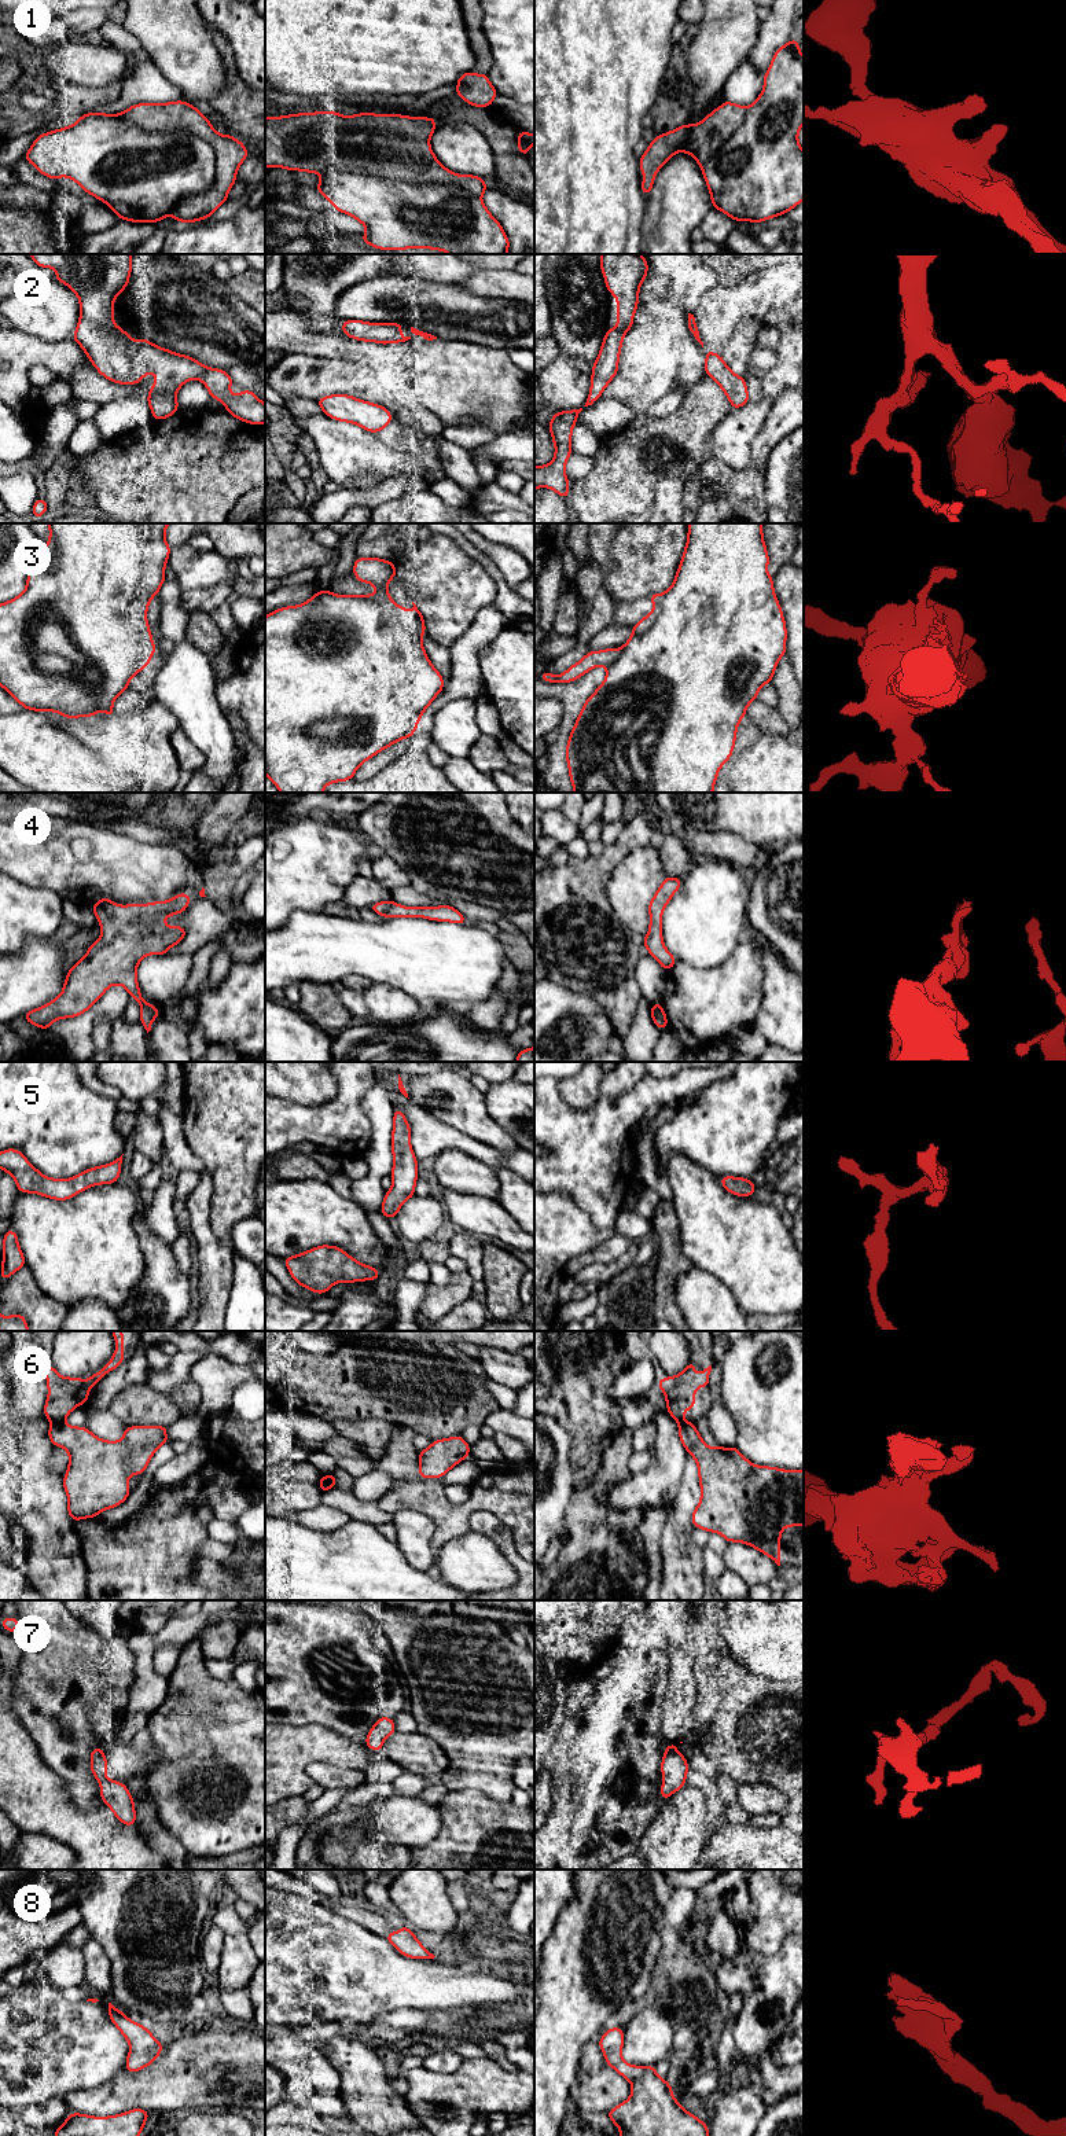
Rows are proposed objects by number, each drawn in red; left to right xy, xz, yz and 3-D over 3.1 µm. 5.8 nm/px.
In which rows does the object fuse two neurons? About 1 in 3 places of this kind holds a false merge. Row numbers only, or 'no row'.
1, 6

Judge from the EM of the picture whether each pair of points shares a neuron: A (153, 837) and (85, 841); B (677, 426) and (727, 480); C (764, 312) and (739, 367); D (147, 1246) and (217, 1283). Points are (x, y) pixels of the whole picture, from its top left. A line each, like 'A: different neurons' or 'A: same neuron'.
A: different neurons
B: different neurons
C: different neurons
D: different neurons

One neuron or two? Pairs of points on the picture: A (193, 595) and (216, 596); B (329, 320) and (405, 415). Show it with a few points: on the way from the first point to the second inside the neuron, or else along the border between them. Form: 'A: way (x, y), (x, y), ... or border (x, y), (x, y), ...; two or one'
A: way (198, 596), (210, 596); one
B: border (305, 317), (309, 326), (318, 331), (339, 328); two

